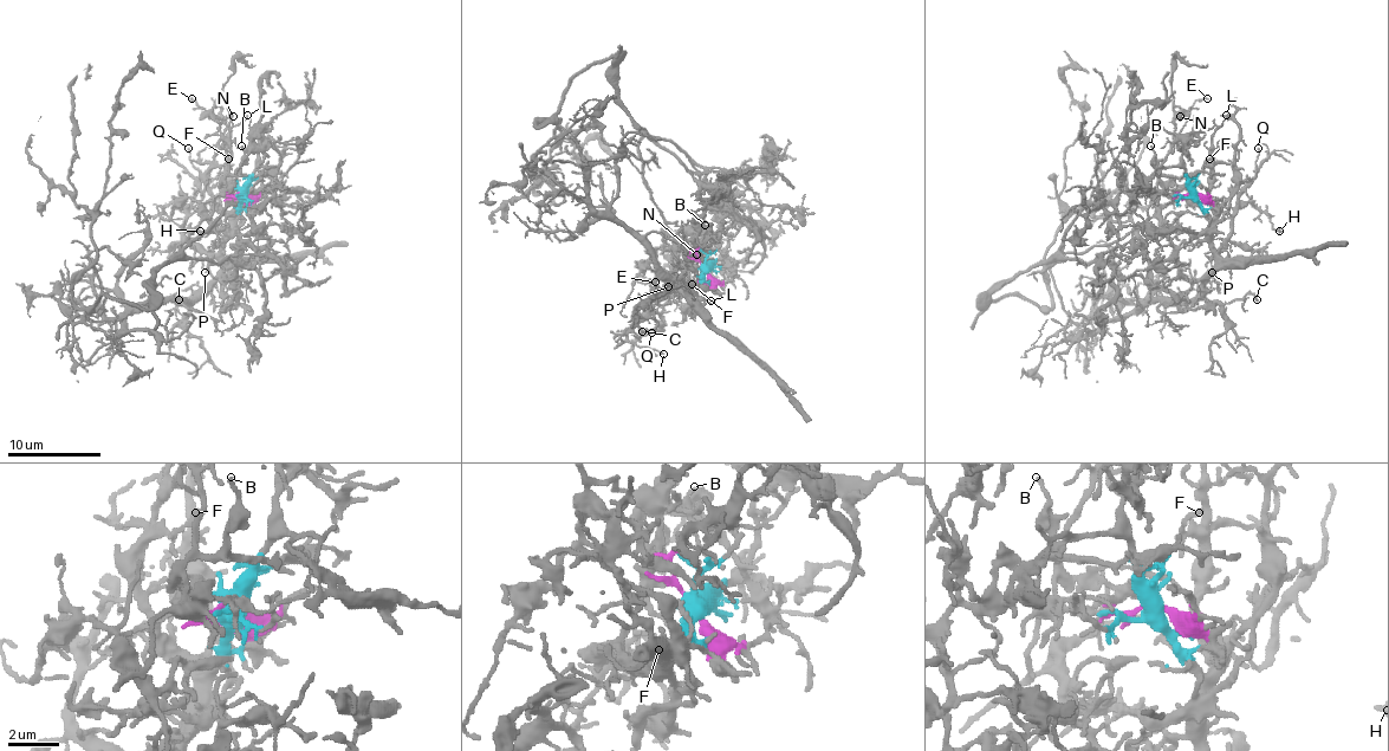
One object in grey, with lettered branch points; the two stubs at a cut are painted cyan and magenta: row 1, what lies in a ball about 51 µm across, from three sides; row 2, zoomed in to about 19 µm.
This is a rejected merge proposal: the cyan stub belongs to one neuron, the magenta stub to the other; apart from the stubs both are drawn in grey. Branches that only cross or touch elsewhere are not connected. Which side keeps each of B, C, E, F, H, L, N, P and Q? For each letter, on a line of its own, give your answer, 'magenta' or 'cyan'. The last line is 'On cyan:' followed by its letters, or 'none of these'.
B: magenta
C: cyan
E: magenta
F: cyan
H: cyan
L: cyan
N: magenta
P: cyan
Q: cyan
On cyan: C, F, H, L, P, Q

